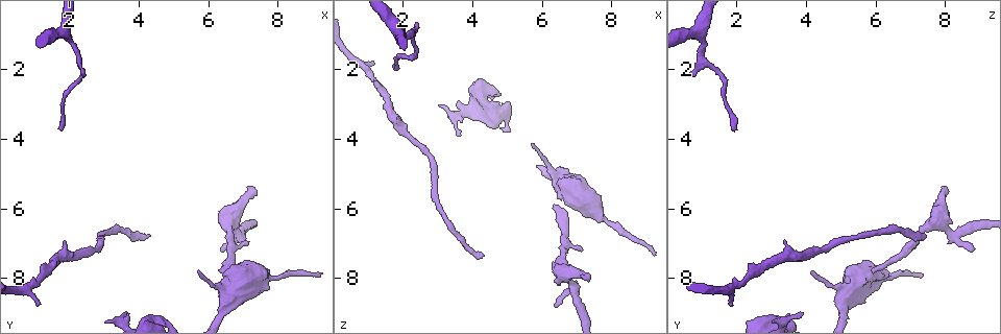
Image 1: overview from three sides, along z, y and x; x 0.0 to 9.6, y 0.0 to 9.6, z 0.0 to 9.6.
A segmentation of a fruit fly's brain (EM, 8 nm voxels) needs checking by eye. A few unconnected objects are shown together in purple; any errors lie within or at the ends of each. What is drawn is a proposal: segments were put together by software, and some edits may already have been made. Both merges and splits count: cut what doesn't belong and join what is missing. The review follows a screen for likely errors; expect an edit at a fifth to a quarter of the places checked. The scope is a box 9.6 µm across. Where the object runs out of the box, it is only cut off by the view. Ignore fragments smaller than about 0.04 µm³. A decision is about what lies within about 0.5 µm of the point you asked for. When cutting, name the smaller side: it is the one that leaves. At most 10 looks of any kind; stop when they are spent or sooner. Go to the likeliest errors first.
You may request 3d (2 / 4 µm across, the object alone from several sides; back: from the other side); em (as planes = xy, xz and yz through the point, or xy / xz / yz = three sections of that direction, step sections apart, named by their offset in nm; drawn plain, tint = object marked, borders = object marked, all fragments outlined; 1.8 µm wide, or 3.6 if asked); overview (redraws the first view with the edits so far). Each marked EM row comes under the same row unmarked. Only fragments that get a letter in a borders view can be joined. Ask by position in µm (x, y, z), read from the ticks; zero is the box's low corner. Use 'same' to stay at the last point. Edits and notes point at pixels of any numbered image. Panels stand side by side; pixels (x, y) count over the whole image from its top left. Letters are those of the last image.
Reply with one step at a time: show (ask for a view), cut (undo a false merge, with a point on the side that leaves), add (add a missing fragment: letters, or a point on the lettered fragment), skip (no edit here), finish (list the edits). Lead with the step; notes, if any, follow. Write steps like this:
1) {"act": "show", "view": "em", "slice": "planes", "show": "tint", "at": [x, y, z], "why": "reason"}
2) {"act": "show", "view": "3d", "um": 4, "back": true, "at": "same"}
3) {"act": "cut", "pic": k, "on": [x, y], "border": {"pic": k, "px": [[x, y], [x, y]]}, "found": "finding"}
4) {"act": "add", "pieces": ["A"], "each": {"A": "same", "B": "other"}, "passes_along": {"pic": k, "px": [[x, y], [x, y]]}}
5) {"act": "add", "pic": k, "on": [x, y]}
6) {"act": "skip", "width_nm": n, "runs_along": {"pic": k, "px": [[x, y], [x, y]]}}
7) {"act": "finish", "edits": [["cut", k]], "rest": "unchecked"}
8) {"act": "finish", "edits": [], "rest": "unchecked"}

{"act": "show", "view": "em", "slice": "xy", "step": 16, "show": "borders", "at": [7.20, 5.35, 8.00], "why": "free end"}

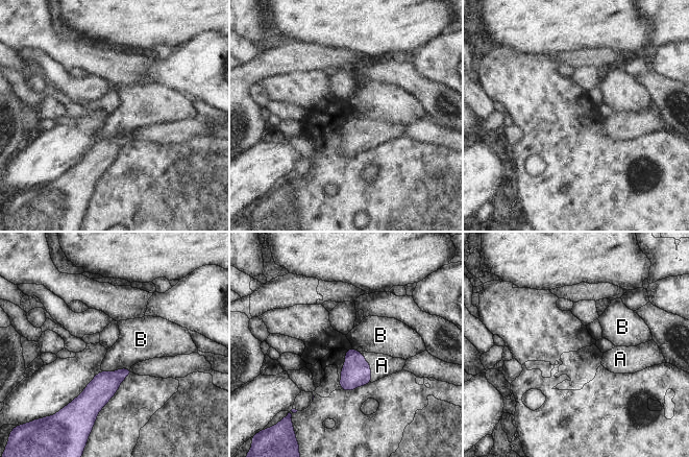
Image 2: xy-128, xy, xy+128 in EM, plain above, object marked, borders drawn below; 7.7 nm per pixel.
{"act": "add", "pieces": ["A"], "longest_contact_nm": ["A", 240], "each": {"A": "same", "B": "other"}, "found": "it goes on there"}

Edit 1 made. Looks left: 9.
{"act": "show", "view": "3d", "um": 4, "at": [4.35, 6.75, 7.40], "why": "an open end"}

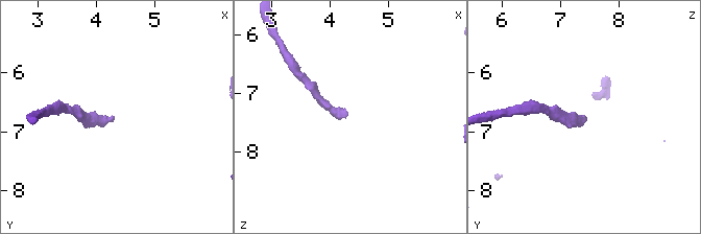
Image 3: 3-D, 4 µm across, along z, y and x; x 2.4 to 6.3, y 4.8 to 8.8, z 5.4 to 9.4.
{"act": "show", "view": "em", "slice": "yz", "step": 16, "show": "tint", "at": [4.30, 6.75, 7.35], "why": "shape alone is not enough"}

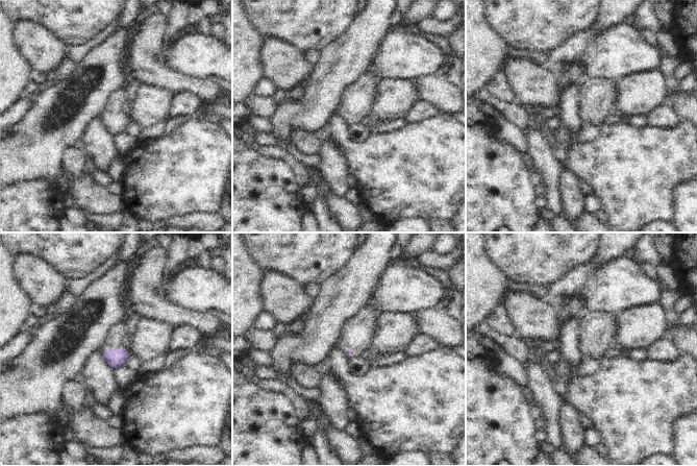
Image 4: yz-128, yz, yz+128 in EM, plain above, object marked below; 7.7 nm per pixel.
{"act": "show", "view": "em", "slice": "planes", "show": "borders", "at": "same"}

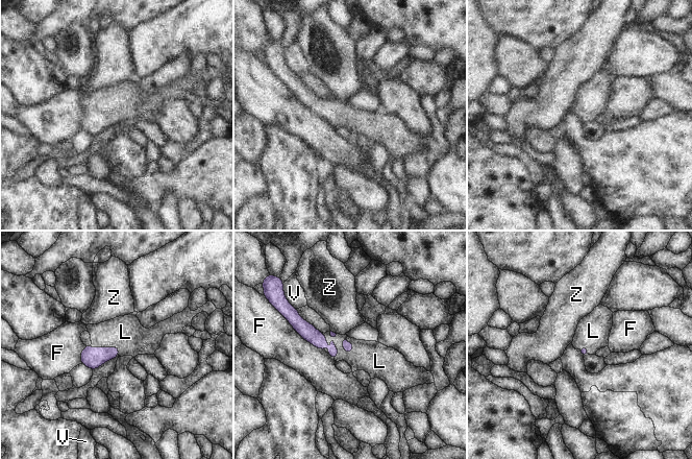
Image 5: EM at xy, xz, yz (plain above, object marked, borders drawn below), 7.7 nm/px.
{"act": "add", "pieces": ["L"], "each": {"F": "other", "L": "same", "V": "other", "Z": "other"}, "passes_along": {"pic": 5, "px": [[93, 359], [107, 348], [125, 332]]}, "found": "it goes on there"}

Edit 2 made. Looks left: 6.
{"act": "show", "view": "overview"}

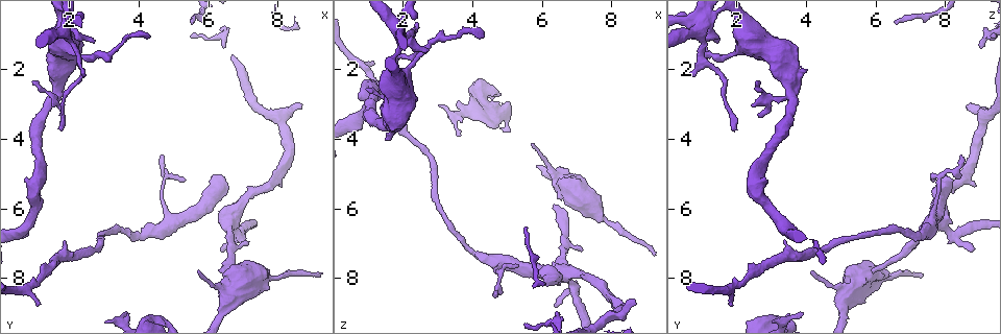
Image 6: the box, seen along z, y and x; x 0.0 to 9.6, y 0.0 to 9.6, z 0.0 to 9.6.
{"act": "show", "view": "em", "slice": "planes", "show": "tint", "at": [7.15, 7.00, 7.15], "why": "branch stops here"}

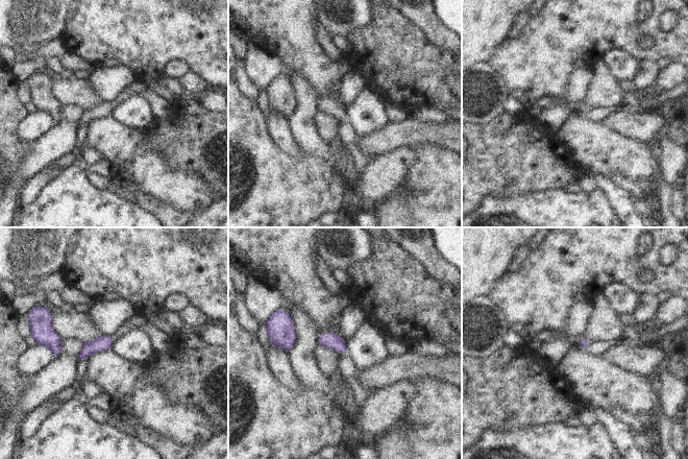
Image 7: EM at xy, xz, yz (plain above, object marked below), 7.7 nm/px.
{"act": "show", "view": "em", "slice": "planes", "show": "borders", "at": "same"}

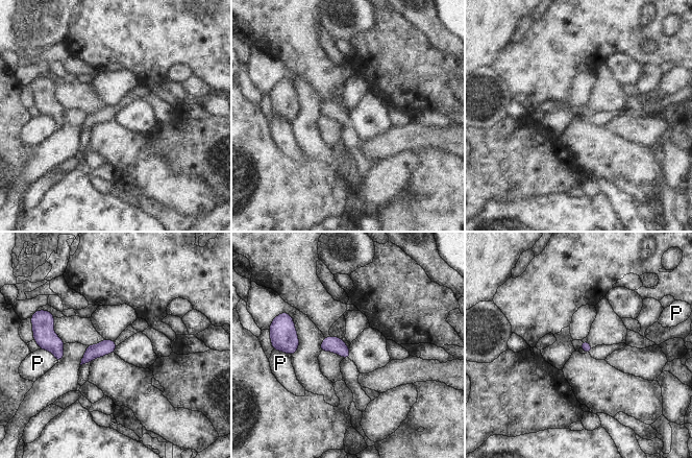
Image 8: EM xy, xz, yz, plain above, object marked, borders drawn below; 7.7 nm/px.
{"act": "skip", "each": {"P": "other"}, "border": {"pic": 8, "px": [[43, 348], [50, 352], [57, 362]]}, "found": "none of them fits"}

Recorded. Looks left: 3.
{"act": "show", "view": "em", "slice": "planes", "show": "borders", "at": [6.35, 7.20, 8.80], "why": "an open end"}

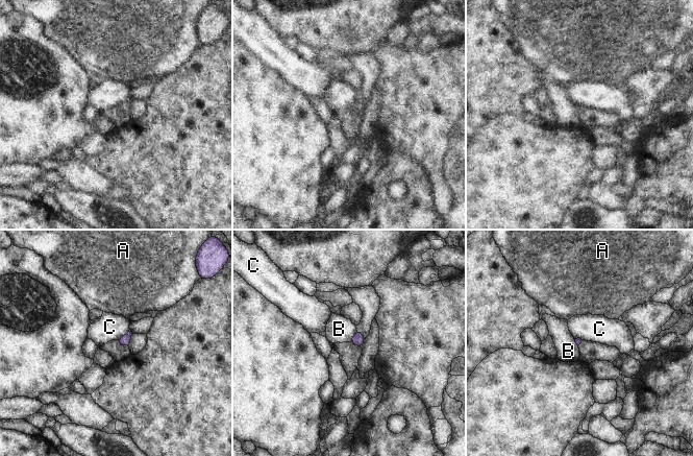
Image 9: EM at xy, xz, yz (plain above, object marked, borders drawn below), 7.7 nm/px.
{"act": "skip", "each": {"A": "other", "B": "other", "C": "other"}, "border": {"pic": 9, "px": [[356, 331], [349, 341]]}, "found": "none of them fits"}

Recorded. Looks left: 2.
{"act": "finish", "edits": [["add", 2], ["add", 5]], "rest": "unchecked"}

